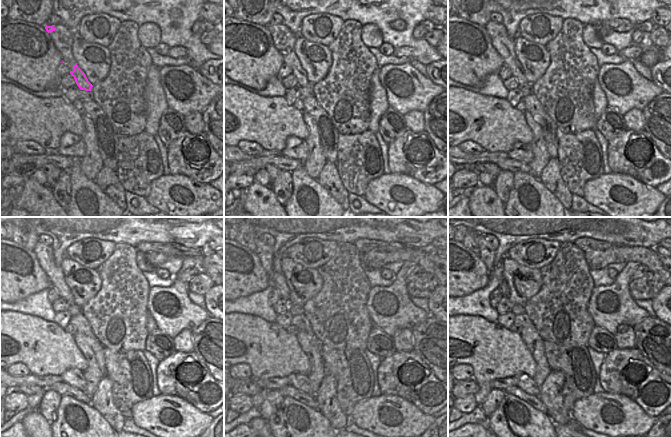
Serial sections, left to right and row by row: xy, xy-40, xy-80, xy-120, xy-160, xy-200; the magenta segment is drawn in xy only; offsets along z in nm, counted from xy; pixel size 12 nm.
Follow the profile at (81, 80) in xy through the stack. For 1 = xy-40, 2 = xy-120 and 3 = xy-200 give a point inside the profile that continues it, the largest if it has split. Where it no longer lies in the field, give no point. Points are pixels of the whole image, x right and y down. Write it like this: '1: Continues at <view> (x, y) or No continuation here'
1: Continues at xy-40 (300, 74)
2: Continues at xy-120 (43, 252)
3: Continues at xy-200 (486, 253).

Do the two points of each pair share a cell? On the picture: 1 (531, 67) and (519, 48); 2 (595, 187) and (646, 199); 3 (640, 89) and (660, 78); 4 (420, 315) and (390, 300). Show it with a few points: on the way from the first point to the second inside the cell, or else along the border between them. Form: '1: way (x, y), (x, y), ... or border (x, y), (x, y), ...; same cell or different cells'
1: way (531, 62), (523, 53); same cell
2: way (608, 197), (614, 203), (624, 206), (633, 205); same cell
3: border (651, 80), (660, 88); different cells
4: way (413, 315), (397, 299); same cell

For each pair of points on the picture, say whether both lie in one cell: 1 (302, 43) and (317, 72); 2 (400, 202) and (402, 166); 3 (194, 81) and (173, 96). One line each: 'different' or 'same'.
1: same
2: different
3: same

